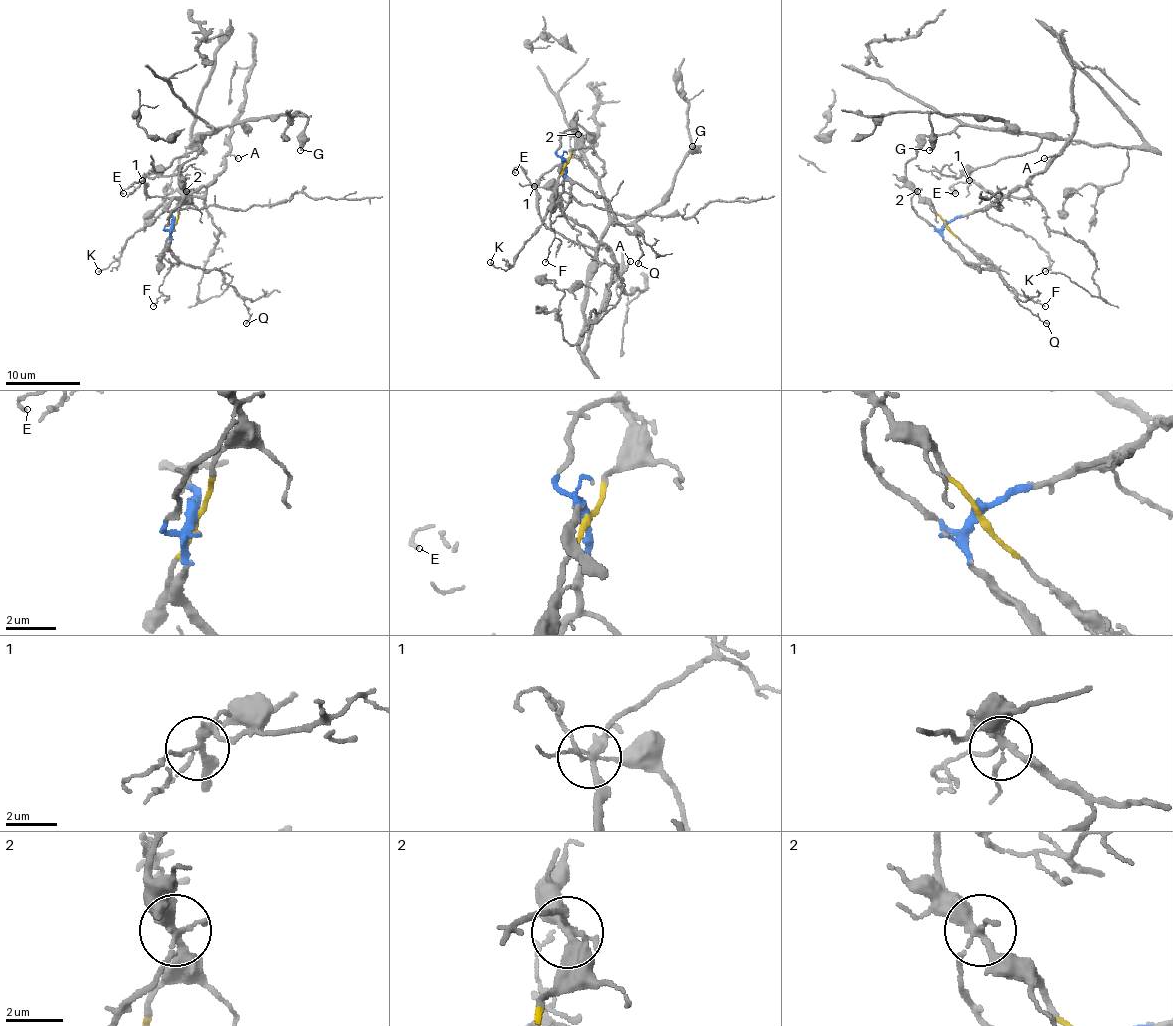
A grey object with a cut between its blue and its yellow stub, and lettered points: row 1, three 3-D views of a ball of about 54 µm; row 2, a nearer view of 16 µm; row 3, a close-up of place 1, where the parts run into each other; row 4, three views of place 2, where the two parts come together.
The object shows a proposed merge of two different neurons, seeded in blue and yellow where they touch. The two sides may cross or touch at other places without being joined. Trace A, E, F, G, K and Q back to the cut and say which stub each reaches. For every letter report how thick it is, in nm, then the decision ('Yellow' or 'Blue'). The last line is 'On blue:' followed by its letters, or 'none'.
A: Thickness 100 nm. Blue
E: Thickness 120 nm. Blue
F: Thickness 90 nm. Blue
G: Thickness 360 nm. Yellow
K: Thickness 110 nm. Blue
Q: Thickness 120 nm. Blue
On blue: A, E, F, K, Q

